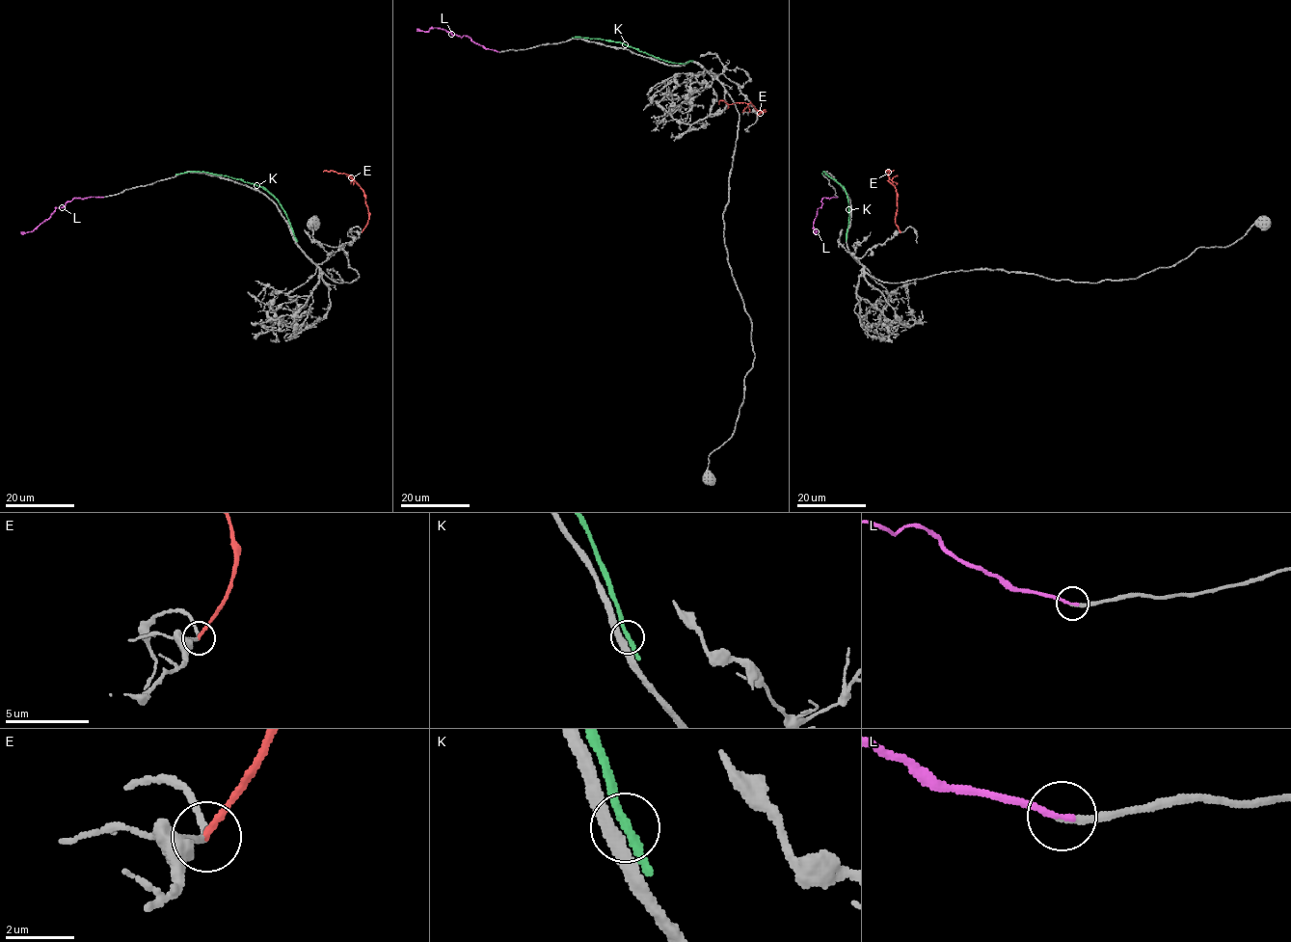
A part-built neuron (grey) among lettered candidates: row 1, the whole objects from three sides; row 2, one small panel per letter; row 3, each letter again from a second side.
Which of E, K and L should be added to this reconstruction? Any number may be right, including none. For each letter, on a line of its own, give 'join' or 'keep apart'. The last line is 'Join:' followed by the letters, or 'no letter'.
E: keep apart
K: keep apart
L: join
Join: L

